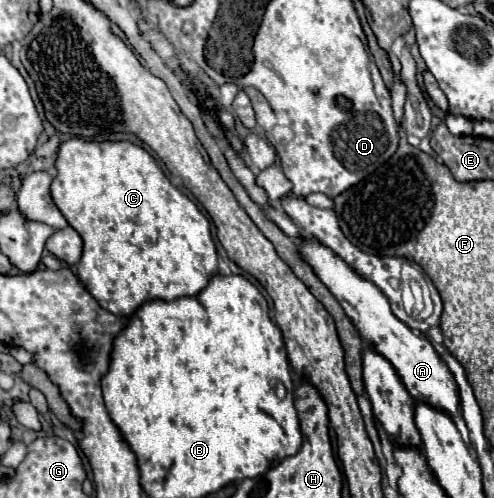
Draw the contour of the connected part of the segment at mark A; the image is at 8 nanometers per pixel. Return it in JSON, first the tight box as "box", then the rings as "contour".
{"box":[300,239,460,415],"contour":[[[314,239],[300,241],[300,253],[304,259],[312,265],[320,281],[332,291],[332,295],[340,301],[346,315],[354,321],[356,329],[360,331],[360,337],[372,345],[378,353],[382,353],[398,371],[404,387],[416,401],[426,401],[432,407],[438,407],[450,415],[454,415],[460,409],[460,397],[456,389],[456,381],[452,373],[448,371],[446,363],[440,359],[440,355],[434,351],[432,343],[416,335],[406,323],[402,323],[392,311],[390,303],[384,297],[384,293],[370,281],[362,279],[348,263],[344,263],[336,253],[332,253],[328,247],[320,245]]]}

